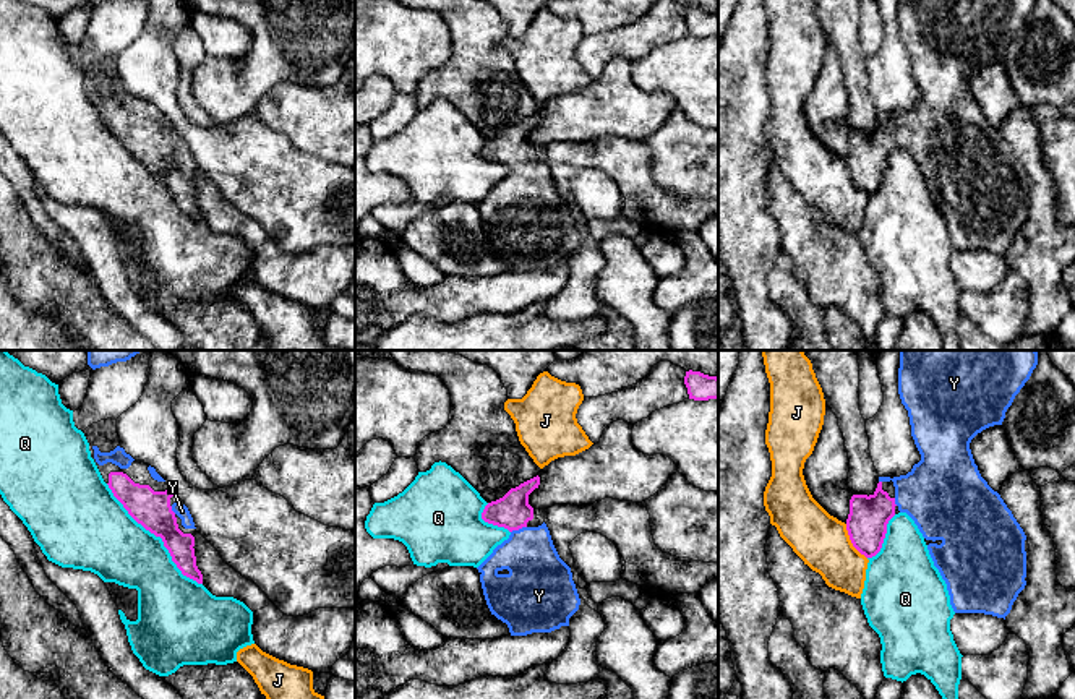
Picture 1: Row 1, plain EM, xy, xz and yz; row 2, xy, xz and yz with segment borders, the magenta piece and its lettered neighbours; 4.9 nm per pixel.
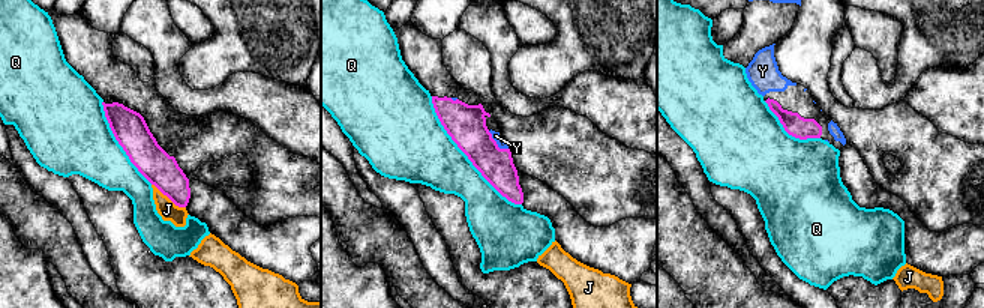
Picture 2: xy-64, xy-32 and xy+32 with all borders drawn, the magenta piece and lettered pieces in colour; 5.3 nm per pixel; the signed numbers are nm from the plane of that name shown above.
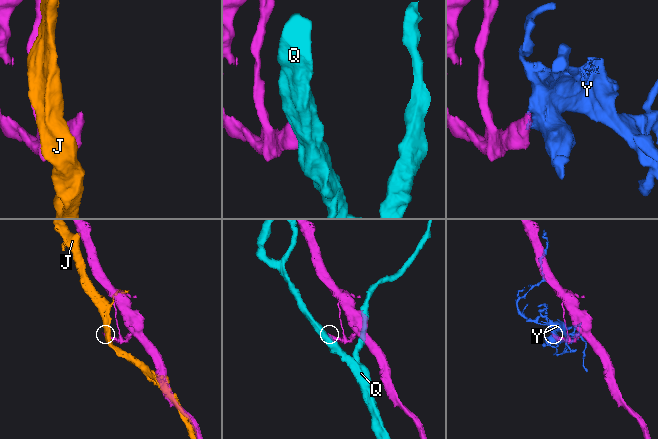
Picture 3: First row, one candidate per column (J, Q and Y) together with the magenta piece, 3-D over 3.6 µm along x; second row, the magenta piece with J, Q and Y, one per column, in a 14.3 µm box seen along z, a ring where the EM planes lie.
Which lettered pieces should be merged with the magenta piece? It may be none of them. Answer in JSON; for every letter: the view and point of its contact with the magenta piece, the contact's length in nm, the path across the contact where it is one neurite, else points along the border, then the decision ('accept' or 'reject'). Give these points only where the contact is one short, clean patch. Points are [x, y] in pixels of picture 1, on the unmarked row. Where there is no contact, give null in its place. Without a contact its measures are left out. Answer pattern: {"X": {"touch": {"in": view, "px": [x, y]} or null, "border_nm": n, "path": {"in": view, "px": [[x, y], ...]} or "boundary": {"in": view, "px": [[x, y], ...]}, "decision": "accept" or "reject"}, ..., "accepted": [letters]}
{"J": {"touch": {"in": "yz", "px": [852, 179]}, "border_nm": 200, "decision": "reject"}, "Q": {"touch": {"in": "xy", "px": [158, 172]}, "border_nm": 700, "decision": "reject"}, "Y": {"touch": {"in": "xz", "px": [518, 166]}, "border_nm": 90, "path": {"in": "xz", "px": [[513, 148], [518, 166], [537, 211]]}, "decision": "accept"}, "accepted": ["Y"]}

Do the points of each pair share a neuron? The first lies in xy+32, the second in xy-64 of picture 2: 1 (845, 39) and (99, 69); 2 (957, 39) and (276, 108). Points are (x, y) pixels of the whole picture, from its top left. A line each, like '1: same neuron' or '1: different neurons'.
1: different neurons
2: different neurons

